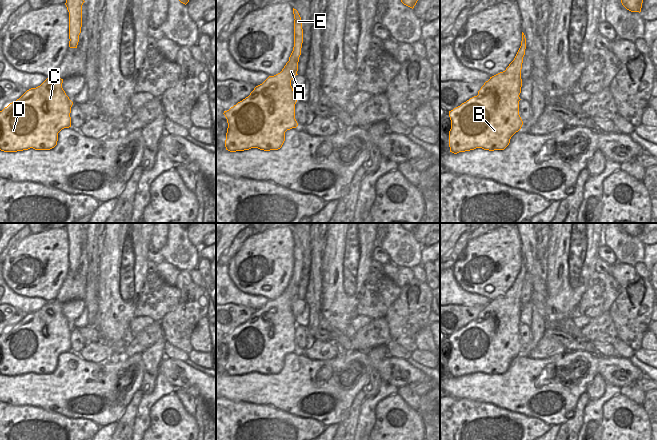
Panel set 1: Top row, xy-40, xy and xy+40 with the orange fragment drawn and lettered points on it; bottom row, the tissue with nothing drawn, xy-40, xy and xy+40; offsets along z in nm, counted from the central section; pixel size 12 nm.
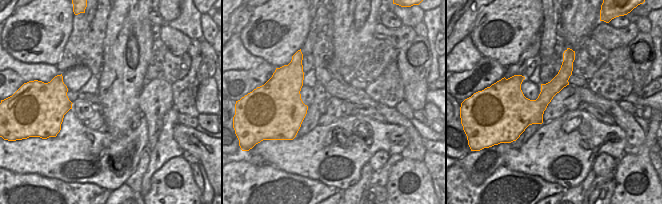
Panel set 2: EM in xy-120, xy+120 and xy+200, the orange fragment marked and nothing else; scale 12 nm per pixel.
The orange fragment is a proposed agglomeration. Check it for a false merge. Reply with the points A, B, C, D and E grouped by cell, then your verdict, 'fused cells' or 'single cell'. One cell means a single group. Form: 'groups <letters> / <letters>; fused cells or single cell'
groups A B C D E; single cell

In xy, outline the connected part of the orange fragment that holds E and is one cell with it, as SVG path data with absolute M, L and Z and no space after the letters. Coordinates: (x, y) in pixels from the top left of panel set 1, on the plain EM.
M296 233L294 238L294 271L282 295L274 300L269 300L262 308L256 310L248 321L238 326L229 334L224 335L228 352L225 371L230 376L244 375L258 372L264 375L278 374L285 365L285 356L296 352L295 343L295 316L291 304L298 299L298 286L303 267L303 253L301 241Z

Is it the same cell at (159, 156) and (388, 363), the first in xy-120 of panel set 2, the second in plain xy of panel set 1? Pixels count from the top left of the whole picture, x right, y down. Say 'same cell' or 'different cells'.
different cells

